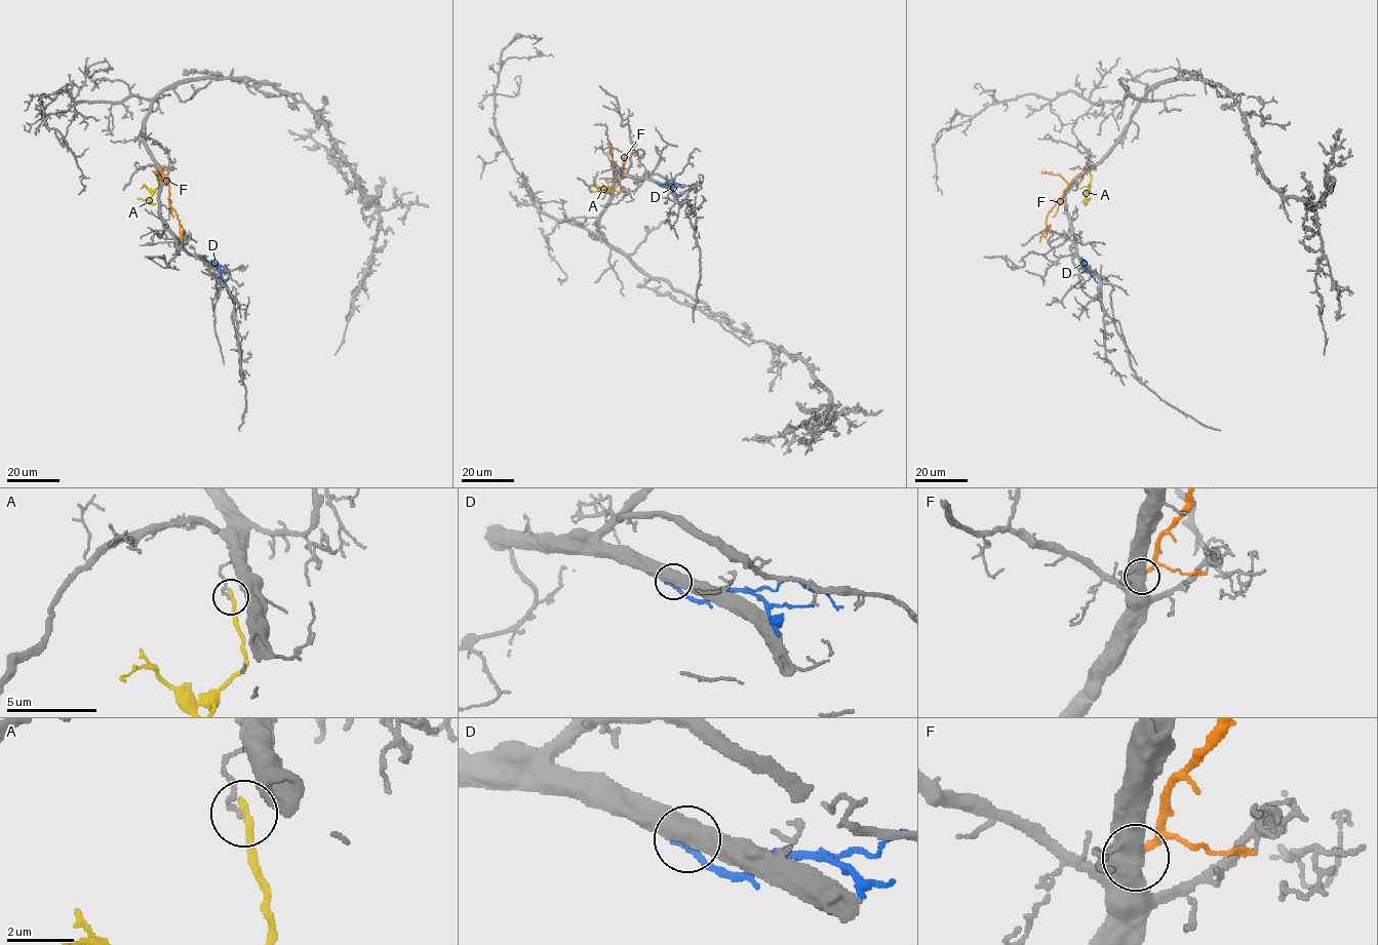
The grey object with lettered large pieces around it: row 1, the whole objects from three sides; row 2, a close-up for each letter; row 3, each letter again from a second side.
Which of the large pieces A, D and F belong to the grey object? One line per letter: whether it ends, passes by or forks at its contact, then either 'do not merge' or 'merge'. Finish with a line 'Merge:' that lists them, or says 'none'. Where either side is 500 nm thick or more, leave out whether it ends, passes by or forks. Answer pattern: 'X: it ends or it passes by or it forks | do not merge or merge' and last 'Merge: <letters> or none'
A: it ends | do not merge
D: do not merge
F: do not merge
Merge: none

